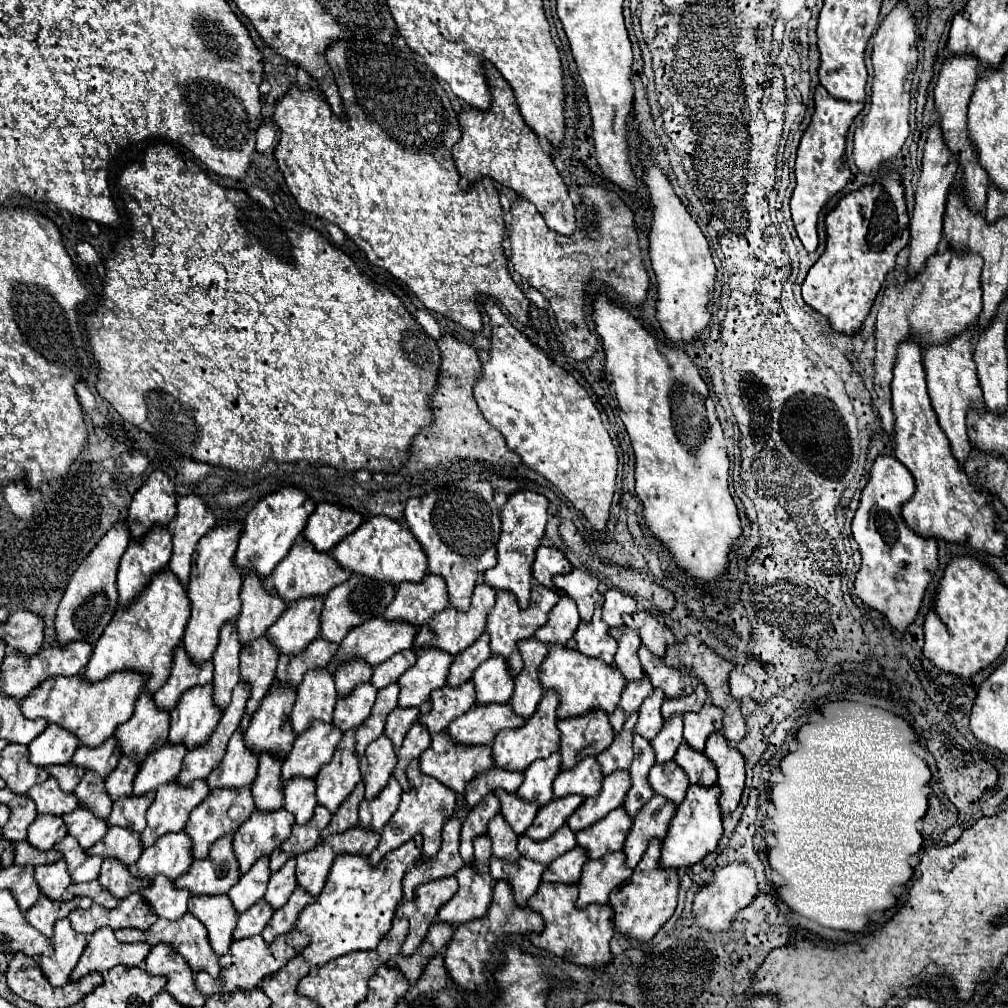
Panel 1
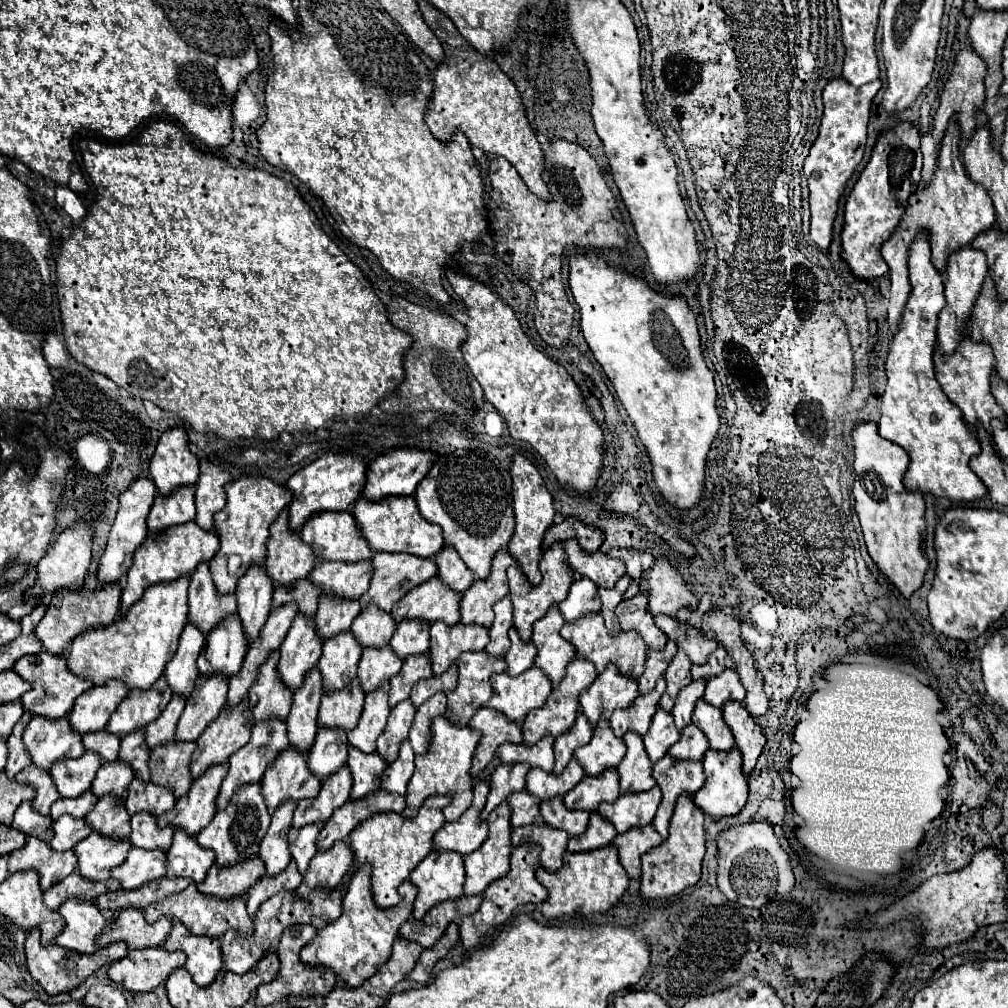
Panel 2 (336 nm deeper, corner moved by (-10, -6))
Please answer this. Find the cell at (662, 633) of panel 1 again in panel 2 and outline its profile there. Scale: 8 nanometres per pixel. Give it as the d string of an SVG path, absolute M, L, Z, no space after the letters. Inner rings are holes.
M656 559L654 567L642 575L640 589L650 591L648 609L652 615L666 613L674 617L680 607L698 607L696 595L688 589L684 577L668 563L668 559Z

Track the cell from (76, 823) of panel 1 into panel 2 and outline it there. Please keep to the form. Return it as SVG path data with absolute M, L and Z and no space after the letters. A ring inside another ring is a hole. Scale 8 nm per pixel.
M118 759L112 761L112 763L104 763L98 769L98 775L92 783L92 791L98 797L114 793L116 797L124 799L132 777L134 777L134 769L128 763L118 763Z

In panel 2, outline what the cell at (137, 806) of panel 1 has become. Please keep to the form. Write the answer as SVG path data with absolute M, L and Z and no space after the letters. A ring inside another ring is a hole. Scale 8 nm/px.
M170 741L162 747L154 747L150 755L150 781L174 789L176 797L186 795L192 785L190 759L196 743Z

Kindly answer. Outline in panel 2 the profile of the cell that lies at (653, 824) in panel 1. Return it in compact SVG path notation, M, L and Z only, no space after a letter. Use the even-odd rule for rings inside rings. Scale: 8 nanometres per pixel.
M664 755L654 765L654 779L658 781L658 787L662 789L662 803L654 817L654 827L662 835L662 839L668 837L668 823L674 813L674 805L678 795L690 793L694 795L706 781L702 761L678 761L670 755Z

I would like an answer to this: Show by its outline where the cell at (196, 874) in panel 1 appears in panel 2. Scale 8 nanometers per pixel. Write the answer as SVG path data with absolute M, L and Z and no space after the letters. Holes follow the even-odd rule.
M248 783L246 787L236 789L226 809L216 811L214 819L196 835L202 847L210 847L216 853L216 863L220 867L234 865L240 859L248 859L258 853L262 837L266 835L266 827L270 825L270 813L260 789L260 783Z

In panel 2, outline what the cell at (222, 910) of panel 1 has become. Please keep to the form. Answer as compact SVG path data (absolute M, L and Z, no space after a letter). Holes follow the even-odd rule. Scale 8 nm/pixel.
M260 855L244 859L232 867L218 867L216 863L206 873L206 879L198 885L198 889L212 897L234 897L244 893L258 875L264 875L264 861Z

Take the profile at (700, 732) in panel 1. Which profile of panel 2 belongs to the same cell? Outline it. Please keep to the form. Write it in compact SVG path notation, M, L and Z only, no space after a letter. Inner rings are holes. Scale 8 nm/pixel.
M726 667L720 675L710 677L706 683L704 699L714 707L722 707L722 703L730 699L744 701L744 697L746 697L746 689L742 687L740 675L736 673L734 667Z

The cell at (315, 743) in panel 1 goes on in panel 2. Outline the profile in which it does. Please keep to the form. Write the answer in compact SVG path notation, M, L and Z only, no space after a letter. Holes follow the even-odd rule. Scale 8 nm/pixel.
M352 679L344 689L326 691L322 695L318 725L322 727L342 727L346 731L358 725L364 707L364 691L358 679Z

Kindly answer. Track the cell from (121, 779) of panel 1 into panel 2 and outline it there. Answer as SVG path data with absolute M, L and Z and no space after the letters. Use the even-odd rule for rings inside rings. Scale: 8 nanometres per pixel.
M172 695L172 701L166 705L162 715L158 715L158 719L154 719L150 727L146 727L146 743L150 749L174 739L180 713L184 711L184 703L186 699L182 699L182 695Z

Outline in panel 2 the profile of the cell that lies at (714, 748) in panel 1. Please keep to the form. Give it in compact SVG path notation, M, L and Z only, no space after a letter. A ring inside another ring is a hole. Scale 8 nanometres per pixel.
M728 701L728 703L724 703L722 713L724 713L726 725L734 733L736 747L742 751L742 757L744 757L742 769L746 775L750 775L750 771L754 769L754 765L762 753L762 747L766 743L762 727L754 721L750 711L744 707L744 703Z

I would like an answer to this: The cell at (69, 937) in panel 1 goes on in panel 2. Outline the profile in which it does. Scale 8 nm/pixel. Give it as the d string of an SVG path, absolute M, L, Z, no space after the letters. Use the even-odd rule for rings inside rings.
M76 897L66 899L58 911L66 919L66 927L54 939L54 943L78 953L94 953L96 935L108 923L106 911L100 909L94 901L80 901Z

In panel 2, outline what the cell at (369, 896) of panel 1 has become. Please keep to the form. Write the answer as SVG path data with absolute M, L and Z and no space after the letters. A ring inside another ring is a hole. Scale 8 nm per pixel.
M450 795L428 797L420 807L418 817L414 819L406 819L400 813L370 815L370 819L366 819L366 823L360 823L354 835L350 835L350 847L356 855L356 861L372 865L372 893L378 907L386 909L400 901L398 887L404 883L404 879L408 879L414 867L432 851L432 839L434 833L444 825L442 809L448 803Z

